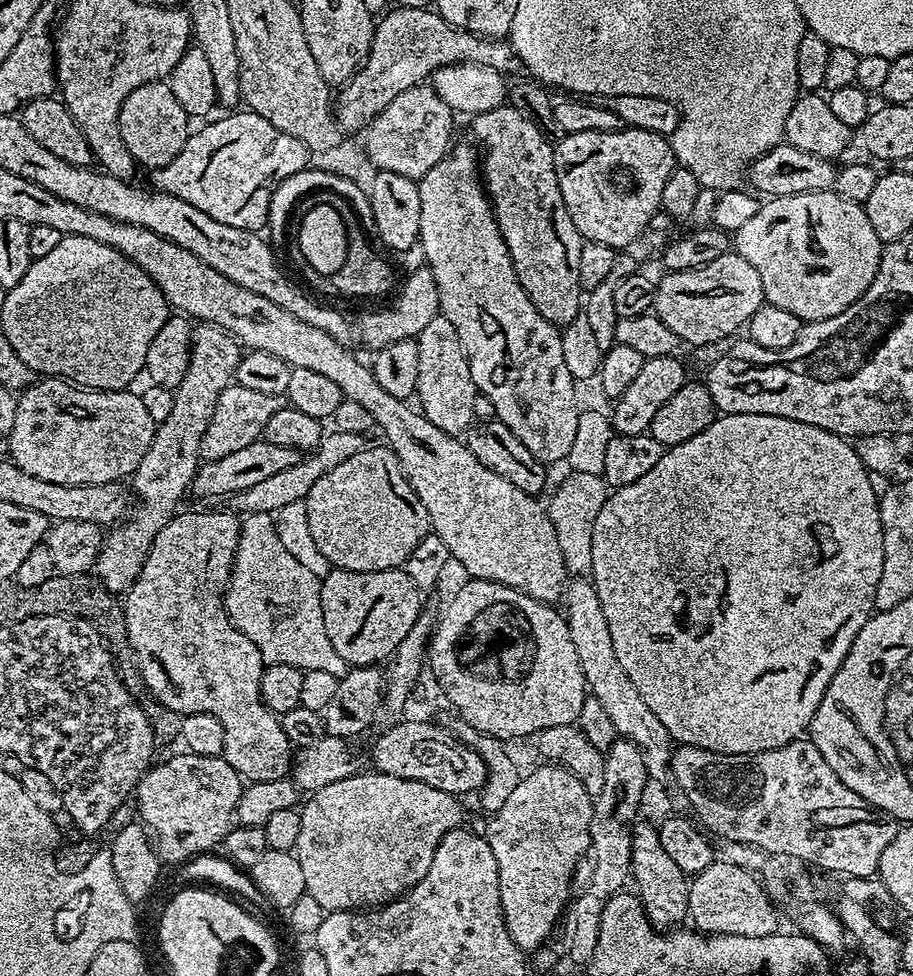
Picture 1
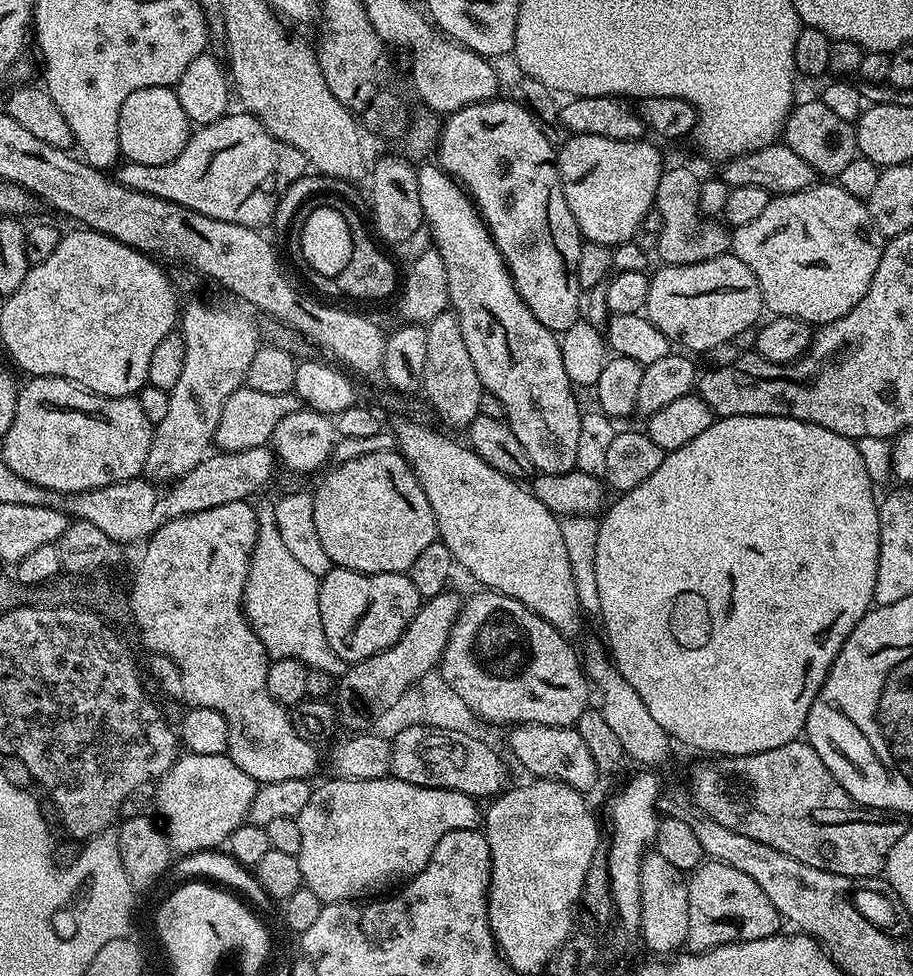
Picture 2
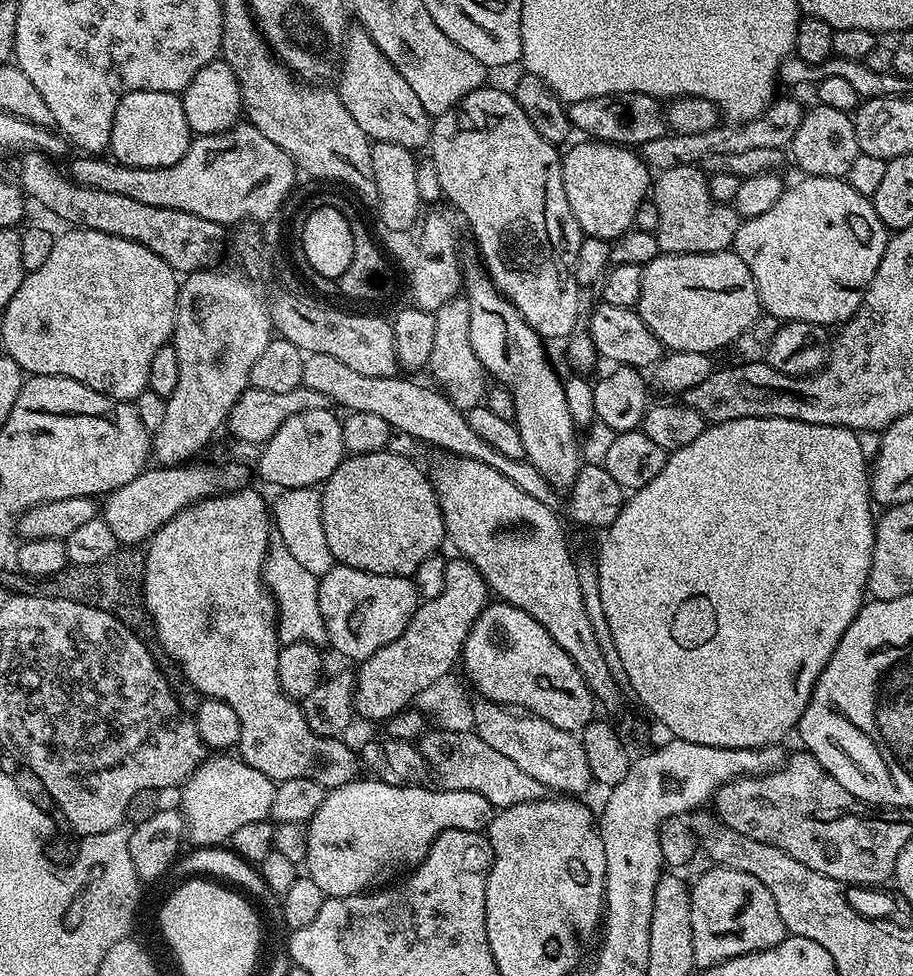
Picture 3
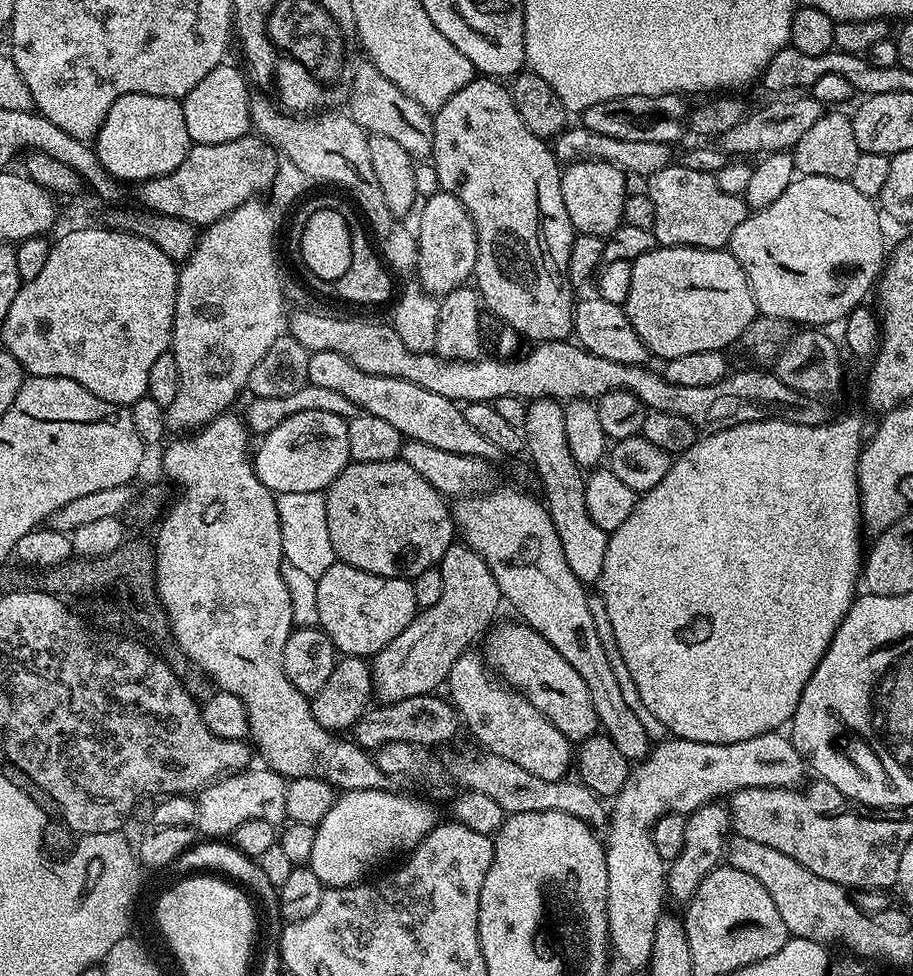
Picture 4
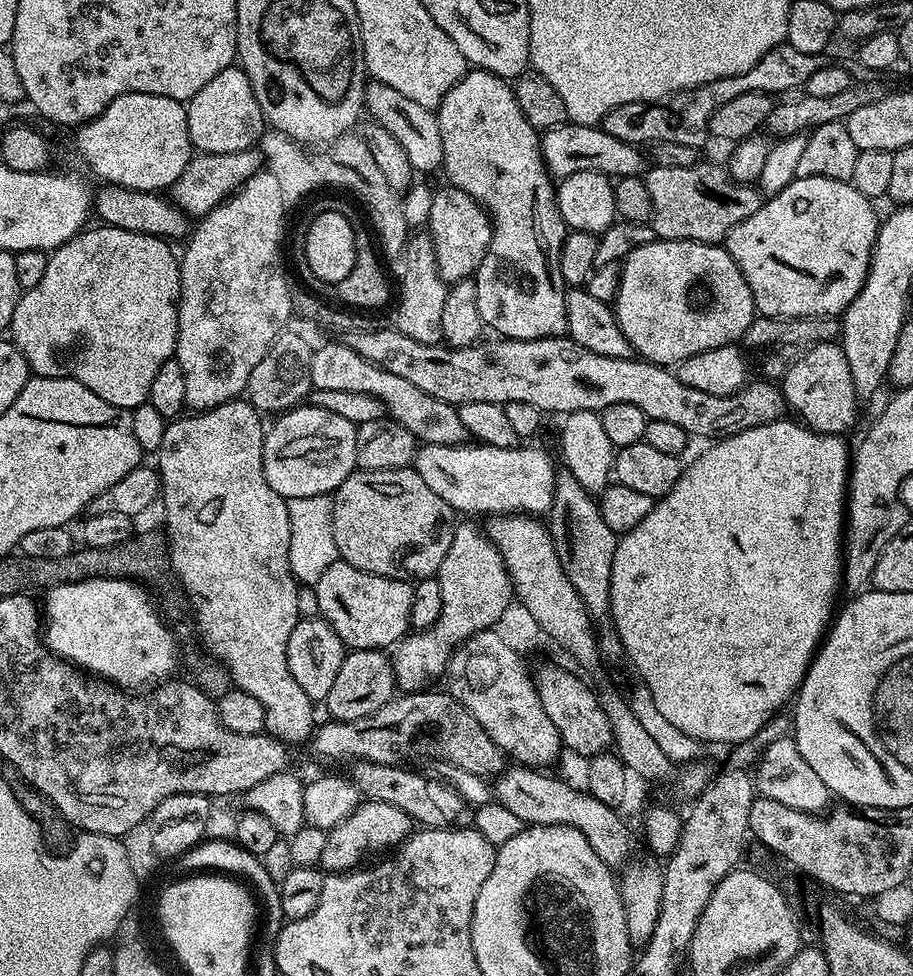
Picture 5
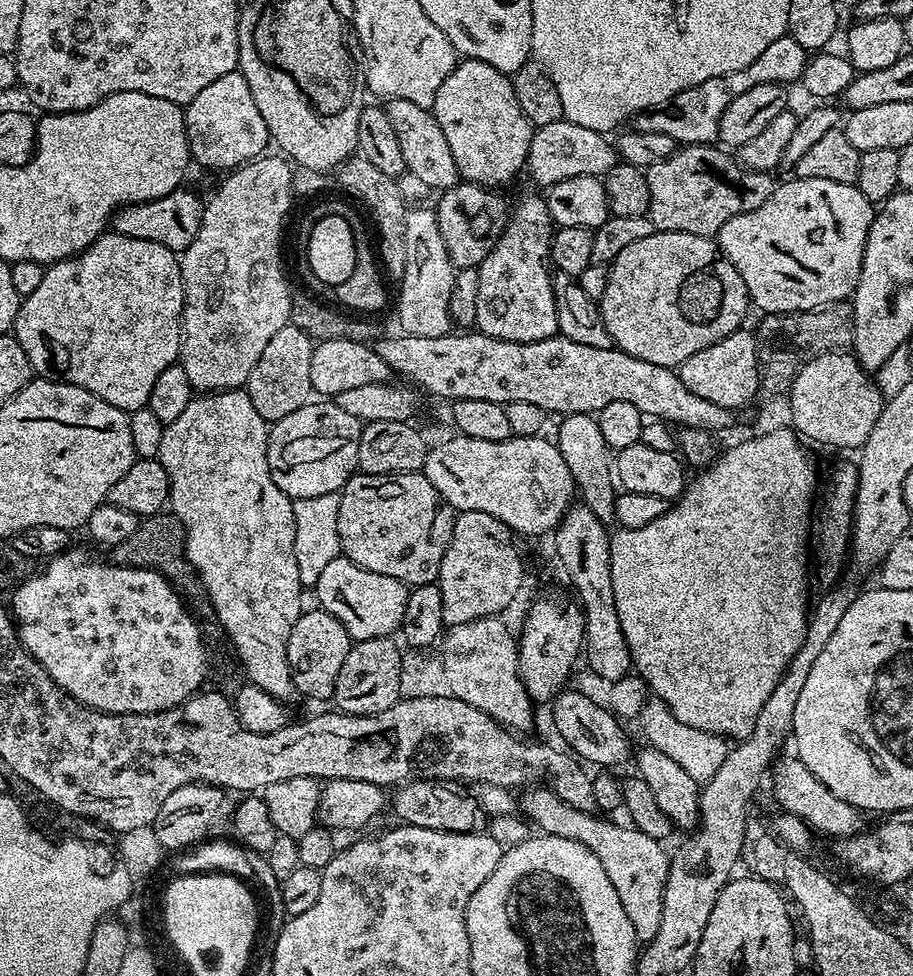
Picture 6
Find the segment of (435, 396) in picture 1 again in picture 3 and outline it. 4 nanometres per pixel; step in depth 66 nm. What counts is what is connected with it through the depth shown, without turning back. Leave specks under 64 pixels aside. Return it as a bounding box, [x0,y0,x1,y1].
[427,296,486,410]

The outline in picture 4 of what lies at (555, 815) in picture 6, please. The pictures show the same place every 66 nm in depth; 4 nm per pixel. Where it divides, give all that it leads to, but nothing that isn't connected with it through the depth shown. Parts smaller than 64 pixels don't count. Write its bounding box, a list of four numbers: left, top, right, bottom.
[447,751,605,830]

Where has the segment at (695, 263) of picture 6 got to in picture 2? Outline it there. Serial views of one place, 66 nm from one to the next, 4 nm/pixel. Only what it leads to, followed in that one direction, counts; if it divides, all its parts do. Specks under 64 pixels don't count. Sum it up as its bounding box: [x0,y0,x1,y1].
[644,254,765,353]

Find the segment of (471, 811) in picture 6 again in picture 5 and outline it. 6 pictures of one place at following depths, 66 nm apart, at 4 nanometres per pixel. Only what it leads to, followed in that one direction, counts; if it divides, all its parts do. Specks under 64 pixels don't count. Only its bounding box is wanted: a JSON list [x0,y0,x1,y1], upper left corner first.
[350,762,470,828]

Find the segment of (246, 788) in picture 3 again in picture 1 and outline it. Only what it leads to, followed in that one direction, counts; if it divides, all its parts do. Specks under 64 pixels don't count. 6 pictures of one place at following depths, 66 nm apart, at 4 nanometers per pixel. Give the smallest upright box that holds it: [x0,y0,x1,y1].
[134,751,242,865]

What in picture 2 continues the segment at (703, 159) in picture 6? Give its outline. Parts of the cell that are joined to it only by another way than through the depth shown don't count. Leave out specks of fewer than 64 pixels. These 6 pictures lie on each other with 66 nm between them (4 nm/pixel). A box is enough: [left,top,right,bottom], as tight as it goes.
[654,166,732,266]

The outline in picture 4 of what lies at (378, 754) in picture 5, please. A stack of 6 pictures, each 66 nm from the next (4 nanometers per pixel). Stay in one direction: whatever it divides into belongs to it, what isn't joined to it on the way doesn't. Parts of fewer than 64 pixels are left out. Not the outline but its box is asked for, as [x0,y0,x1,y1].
[355,694,462,750]

